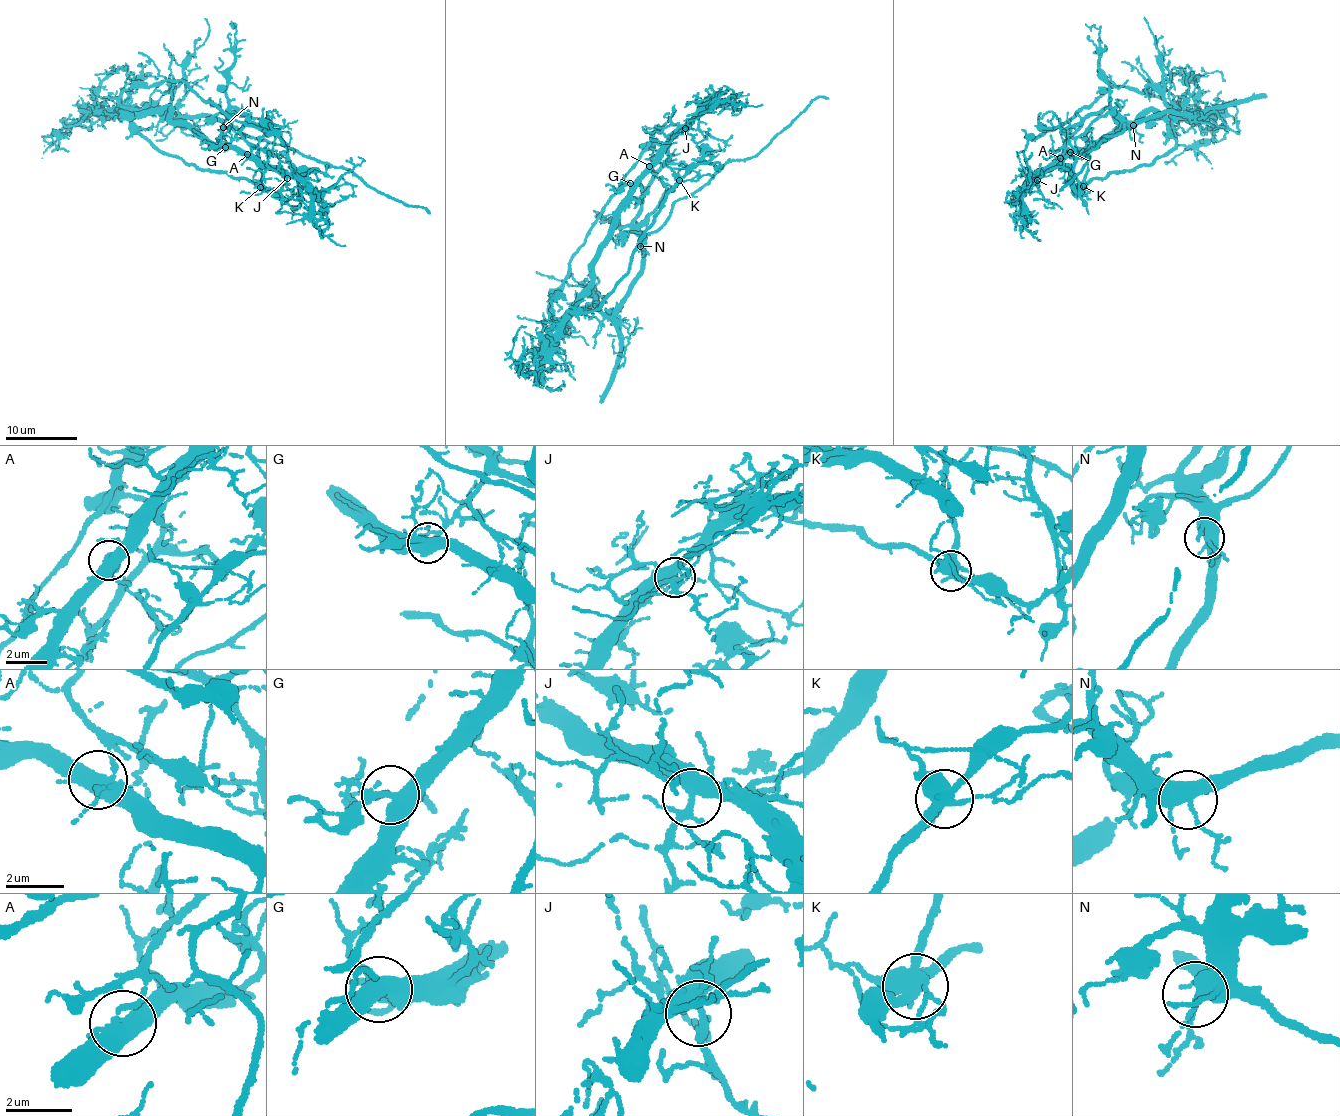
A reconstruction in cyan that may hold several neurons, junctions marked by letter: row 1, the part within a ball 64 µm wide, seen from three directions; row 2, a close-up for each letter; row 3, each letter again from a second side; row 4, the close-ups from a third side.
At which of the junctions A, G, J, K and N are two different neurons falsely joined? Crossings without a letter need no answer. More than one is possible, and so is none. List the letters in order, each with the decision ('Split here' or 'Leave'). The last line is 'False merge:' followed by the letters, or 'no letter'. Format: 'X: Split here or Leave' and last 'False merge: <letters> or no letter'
A: Split here
G: Leave
J: Leave
K: Split here
N: Leave
False merge: A, K

